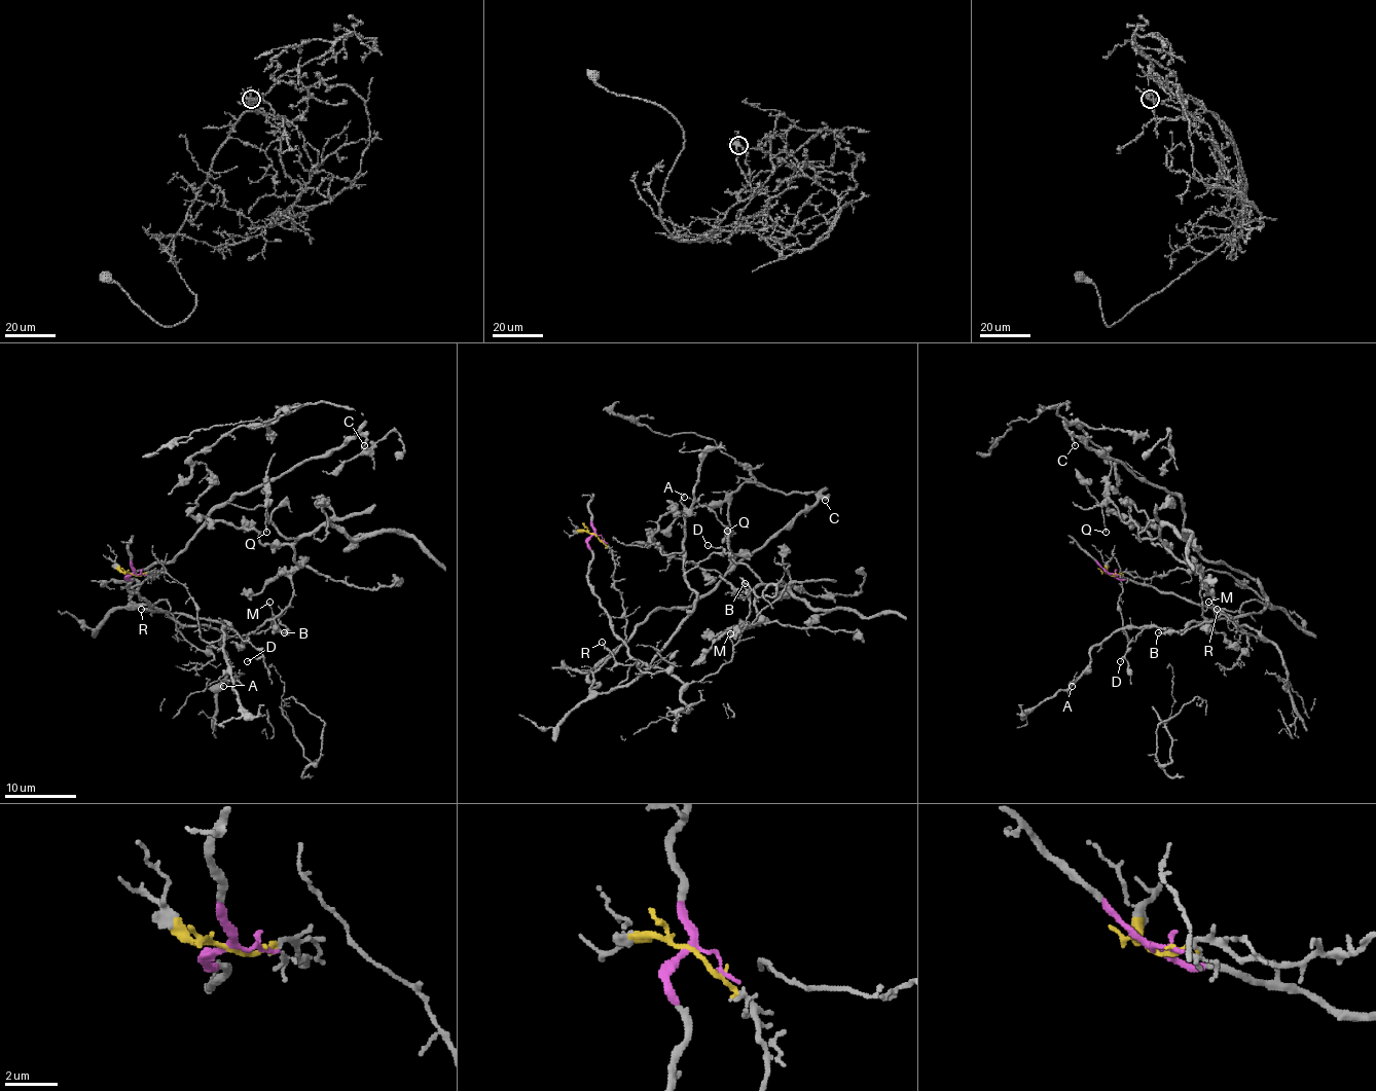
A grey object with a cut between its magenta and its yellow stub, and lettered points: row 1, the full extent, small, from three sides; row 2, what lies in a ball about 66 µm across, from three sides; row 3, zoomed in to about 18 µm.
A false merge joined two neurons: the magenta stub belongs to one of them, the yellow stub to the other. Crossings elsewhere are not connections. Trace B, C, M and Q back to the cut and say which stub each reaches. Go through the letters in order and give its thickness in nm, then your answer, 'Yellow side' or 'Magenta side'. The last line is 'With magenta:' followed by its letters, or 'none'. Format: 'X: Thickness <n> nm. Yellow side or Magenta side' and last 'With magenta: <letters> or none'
B: Thickness 140 nm. Magenta side
C: Thickness 180 nm. Yellow side
M: Thickness 70 nm. Magenta side
Q: Thickness 130 nm. Magenta side
With magenta: B, M, Q

